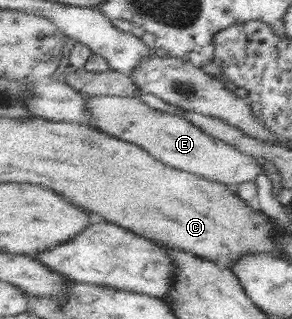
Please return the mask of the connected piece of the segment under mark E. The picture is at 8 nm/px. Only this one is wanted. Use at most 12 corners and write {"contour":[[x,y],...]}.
{"contour":[[88,96],[91,126],[233,187],[264,168],[140,97]]}

